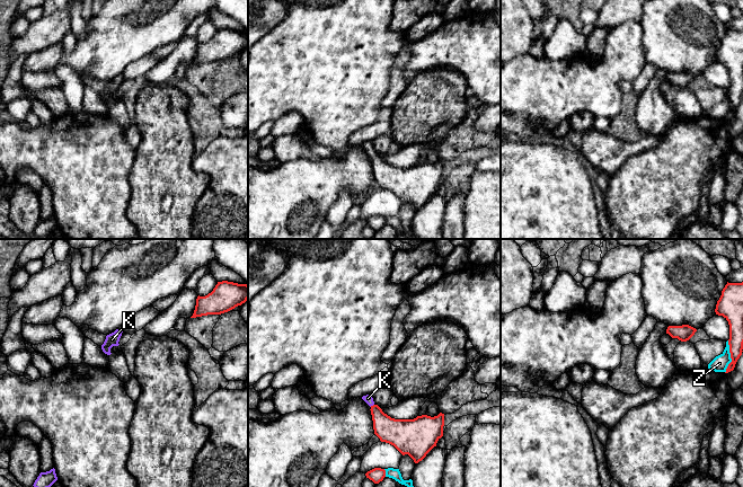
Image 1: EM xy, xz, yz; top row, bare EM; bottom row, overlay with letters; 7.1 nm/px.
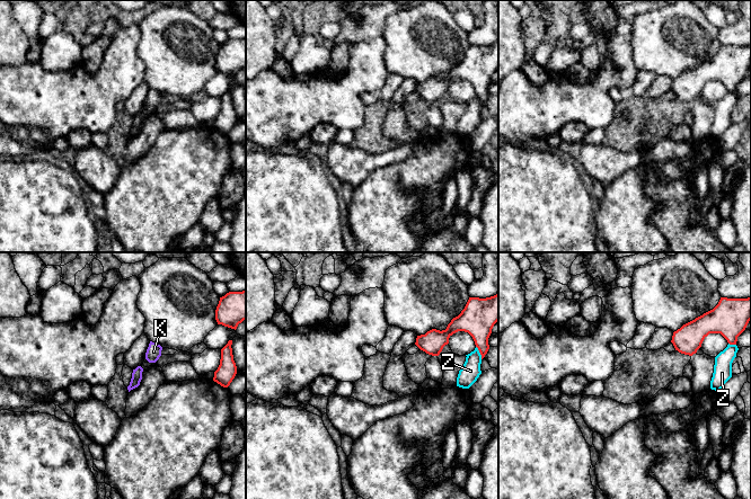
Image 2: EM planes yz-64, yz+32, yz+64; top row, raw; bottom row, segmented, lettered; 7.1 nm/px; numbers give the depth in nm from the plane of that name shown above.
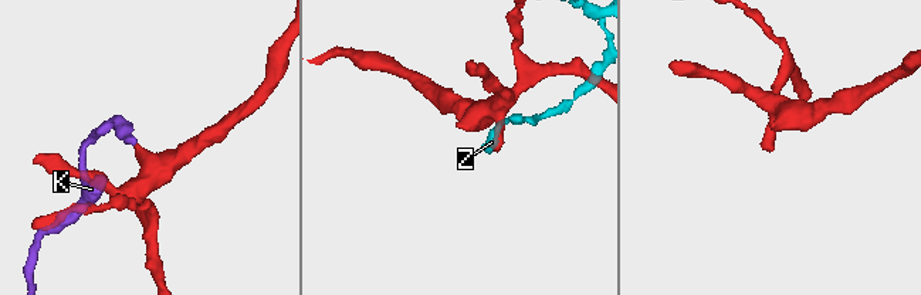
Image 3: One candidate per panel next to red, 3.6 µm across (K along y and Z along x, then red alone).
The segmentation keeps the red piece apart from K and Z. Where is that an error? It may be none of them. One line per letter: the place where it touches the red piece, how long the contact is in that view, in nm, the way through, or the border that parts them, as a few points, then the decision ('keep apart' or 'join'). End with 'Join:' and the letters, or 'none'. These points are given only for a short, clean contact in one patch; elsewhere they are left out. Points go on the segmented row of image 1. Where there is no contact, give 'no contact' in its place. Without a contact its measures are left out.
K: contact xz (371, 406); length 40 nm; way xz (395, 432), (371, 406), (368, 398); join
Z: contact yz (731, 356); length 240 nm; keep apart
Join: K

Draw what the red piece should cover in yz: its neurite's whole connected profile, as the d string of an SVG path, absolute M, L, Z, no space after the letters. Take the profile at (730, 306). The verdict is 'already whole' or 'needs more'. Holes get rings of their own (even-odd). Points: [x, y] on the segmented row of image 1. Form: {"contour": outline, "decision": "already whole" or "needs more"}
{"contour": "M727 282L717 301L715 312L723 316L729 325L728 345L732 362L725 372L728 373L734 370L743 352L743 282Z", "decision": "already whole"}

